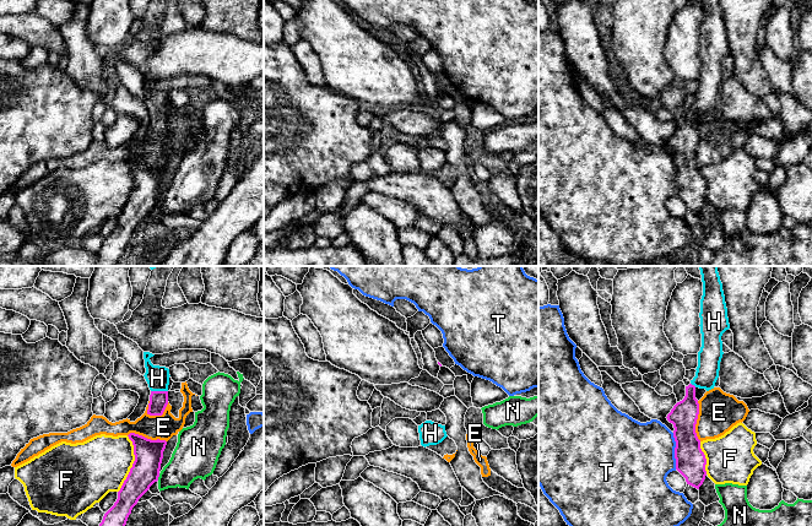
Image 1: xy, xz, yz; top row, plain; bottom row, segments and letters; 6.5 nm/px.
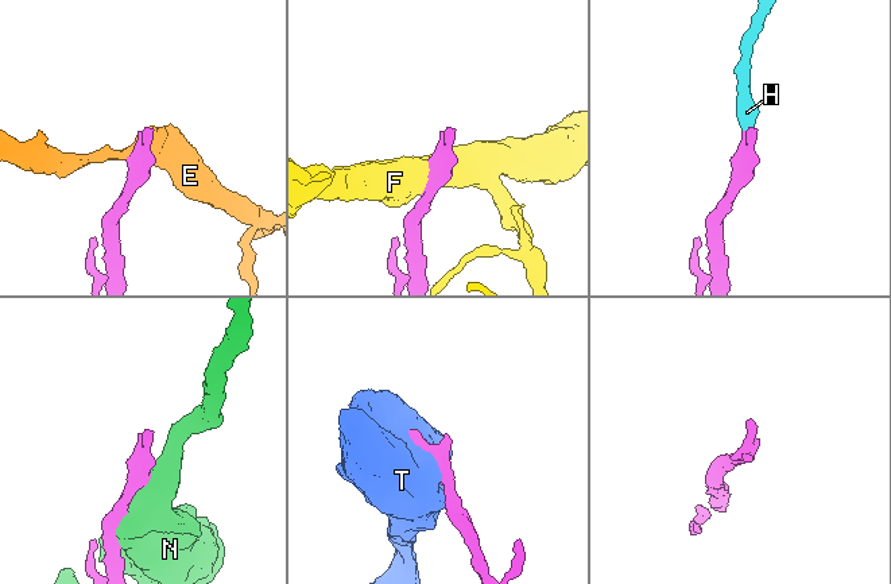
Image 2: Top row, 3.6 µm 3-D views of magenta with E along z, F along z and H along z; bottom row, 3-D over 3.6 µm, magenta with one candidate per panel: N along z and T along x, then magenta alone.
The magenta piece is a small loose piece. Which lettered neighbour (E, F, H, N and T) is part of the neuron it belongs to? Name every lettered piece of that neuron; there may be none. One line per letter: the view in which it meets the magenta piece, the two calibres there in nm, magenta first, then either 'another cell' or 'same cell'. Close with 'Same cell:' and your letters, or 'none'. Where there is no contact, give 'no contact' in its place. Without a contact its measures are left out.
E: contact in yz; calibres 190 and 260 nm; another cell
F: contact in xy; calibres 190 and 380 nm; another cell
H: contact in xy; calibres 130 and 150 nm; same cell
N: contact in xy; calibres 190 and 260 nm; another cell
T: contact in yz; calibres 200 and 440 nm; another cell
Same cell: H

